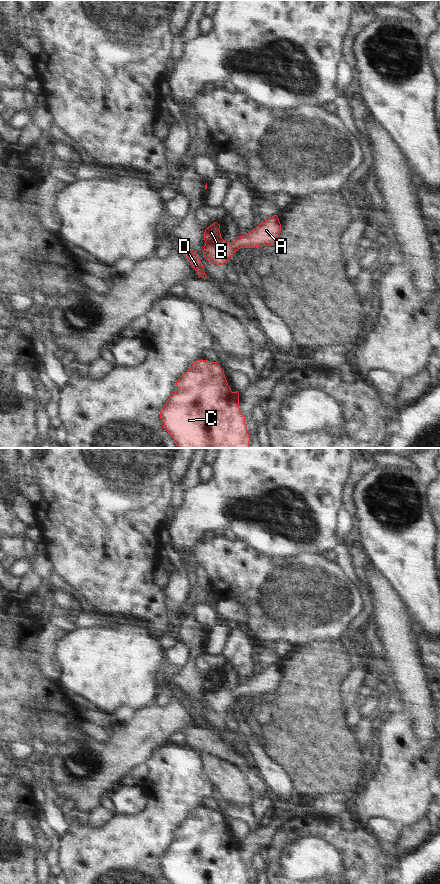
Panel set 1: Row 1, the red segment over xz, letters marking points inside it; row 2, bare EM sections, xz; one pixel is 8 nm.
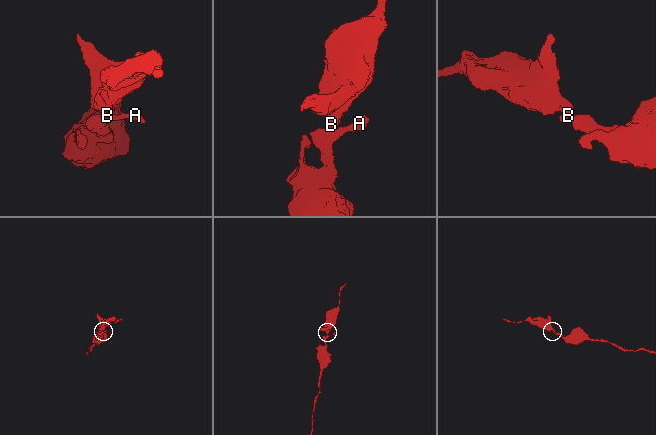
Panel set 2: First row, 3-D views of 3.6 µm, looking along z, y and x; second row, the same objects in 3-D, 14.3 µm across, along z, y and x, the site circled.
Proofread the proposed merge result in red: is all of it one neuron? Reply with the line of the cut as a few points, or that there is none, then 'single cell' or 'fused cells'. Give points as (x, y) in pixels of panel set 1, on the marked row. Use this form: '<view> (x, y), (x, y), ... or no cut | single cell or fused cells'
xz (221, 238), (215, 242), (206, 242) | fused cells

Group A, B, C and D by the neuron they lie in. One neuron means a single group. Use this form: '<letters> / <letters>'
A C D / B

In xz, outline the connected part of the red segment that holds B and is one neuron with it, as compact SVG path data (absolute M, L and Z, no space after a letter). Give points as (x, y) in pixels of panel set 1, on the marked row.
M215 222L211 226L205 229L204 241L210 243L216 243L222 239L220 233L220 225Z

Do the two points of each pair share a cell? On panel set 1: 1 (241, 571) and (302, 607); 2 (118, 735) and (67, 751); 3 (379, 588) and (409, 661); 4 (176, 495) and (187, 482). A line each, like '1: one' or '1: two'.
1: one
2: one
3: one
4: one

